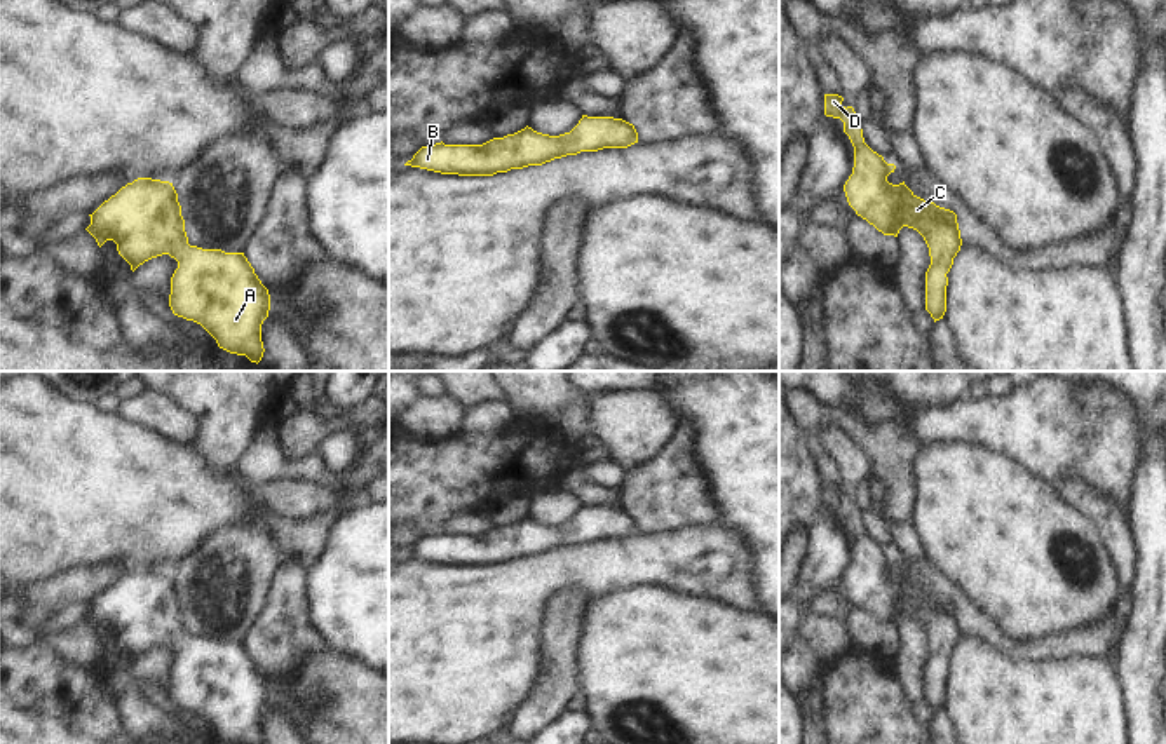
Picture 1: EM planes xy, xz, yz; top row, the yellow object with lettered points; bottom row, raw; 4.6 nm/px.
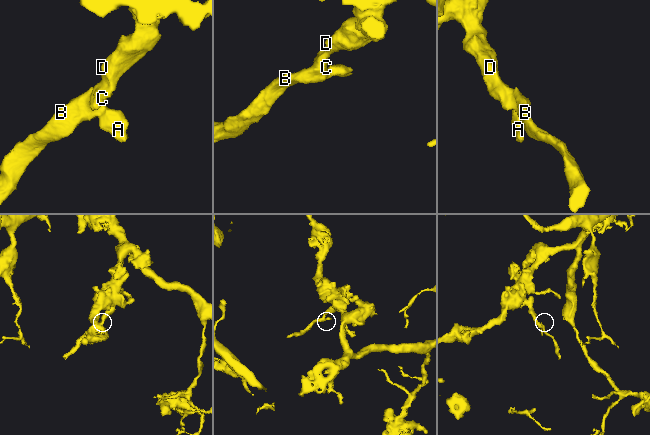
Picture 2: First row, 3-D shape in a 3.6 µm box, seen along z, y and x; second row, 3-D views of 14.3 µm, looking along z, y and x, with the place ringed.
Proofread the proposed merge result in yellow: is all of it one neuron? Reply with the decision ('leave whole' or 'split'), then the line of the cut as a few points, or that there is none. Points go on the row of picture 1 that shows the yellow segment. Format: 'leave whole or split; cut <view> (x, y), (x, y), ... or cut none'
leave whole; cut none

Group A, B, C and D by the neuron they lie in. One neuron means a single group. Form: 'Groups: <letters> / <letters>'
Groups: A B C D

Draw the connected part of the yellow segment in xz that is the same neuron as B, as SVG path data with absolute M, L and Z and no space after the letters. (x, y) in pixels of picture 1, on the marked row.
M582 115L570 132L559 136L542 134L526 125L483 145L444 145L441 141L422 146L404 166L441 174L493 176L580 152L627 148L634 143L638 143L638 132L633 124L614 117Z

